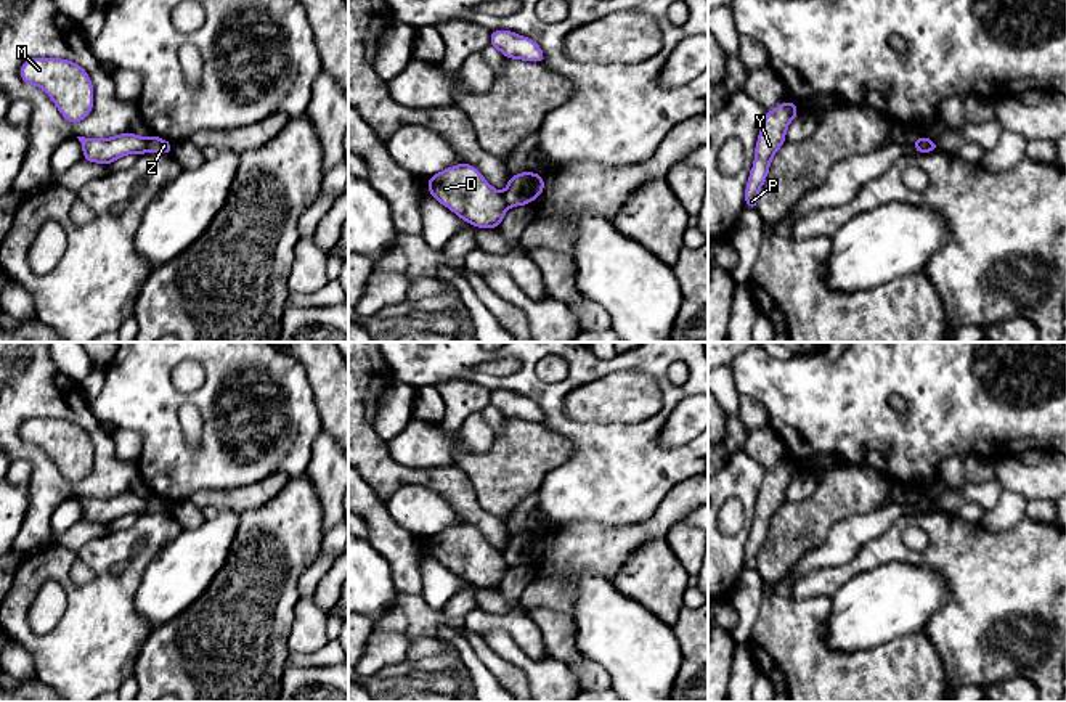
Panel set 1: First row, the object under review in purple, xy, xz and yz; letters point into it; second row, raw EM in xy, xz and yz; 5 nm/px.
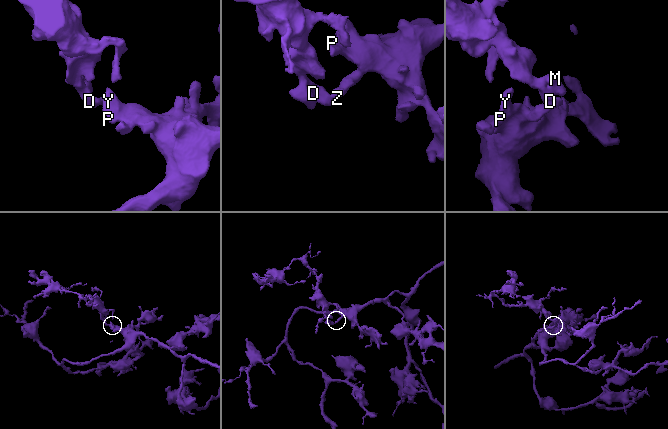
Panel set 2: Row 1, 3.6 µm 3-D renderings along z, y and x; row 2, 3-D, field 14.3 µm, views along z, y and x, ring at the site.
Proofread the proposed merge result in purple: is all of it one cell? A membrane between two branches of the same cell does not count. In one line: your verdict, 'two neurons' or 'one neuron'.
two neurons

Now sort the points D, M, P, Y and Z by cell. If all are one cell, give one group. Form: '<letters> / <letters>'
D M / P Y Z

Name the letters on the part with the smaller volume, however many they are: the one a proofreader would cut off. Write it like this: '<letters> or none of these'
D, M

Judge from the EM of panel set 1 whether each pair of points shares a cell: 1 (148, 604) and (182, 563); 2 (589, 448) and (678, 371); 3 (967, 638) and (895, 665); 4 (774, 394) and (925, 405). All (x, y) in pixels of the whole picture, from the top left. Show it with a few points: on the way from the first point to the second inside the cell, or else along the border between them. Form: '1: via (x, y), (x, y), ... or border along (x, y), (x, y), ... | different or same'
1: via (158, 595), (180, 572) | same
2: border along (689, 368), (689, 376), (683, 383), (668, 379) | different
3: border along (922, 630), (939, 654), (946, 675), (952, 683) | different
4: via (811, 394), (838, 394), (845, 387), (888, 387) | same

